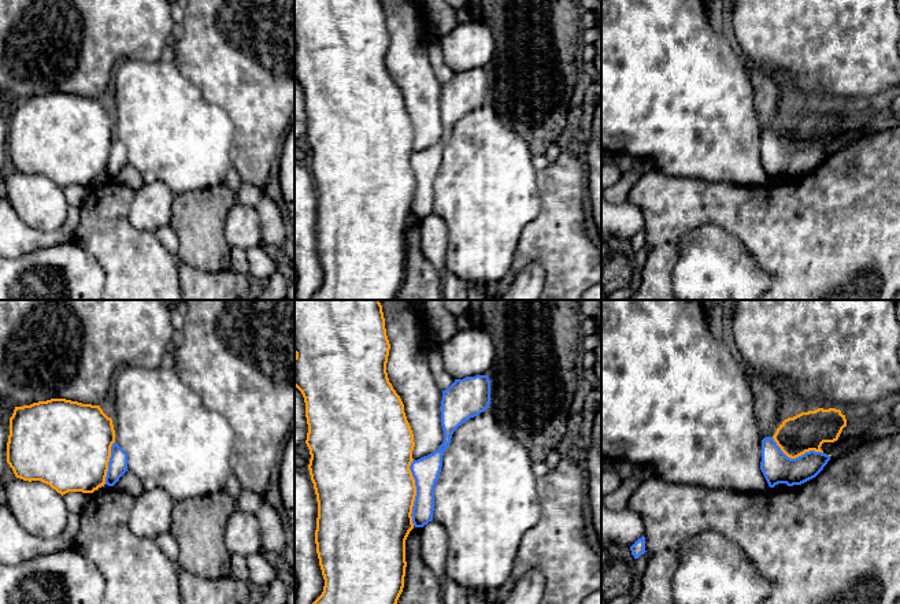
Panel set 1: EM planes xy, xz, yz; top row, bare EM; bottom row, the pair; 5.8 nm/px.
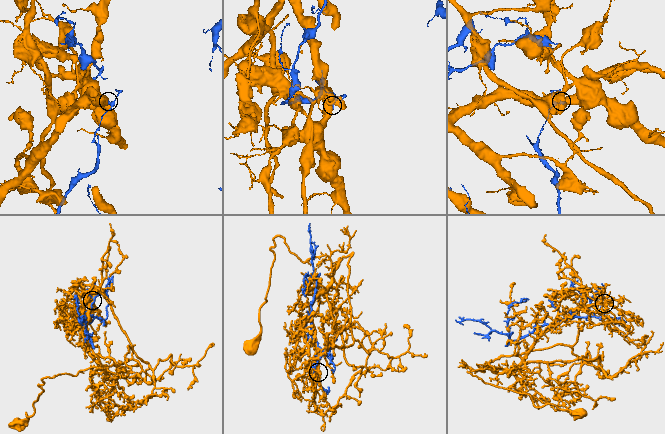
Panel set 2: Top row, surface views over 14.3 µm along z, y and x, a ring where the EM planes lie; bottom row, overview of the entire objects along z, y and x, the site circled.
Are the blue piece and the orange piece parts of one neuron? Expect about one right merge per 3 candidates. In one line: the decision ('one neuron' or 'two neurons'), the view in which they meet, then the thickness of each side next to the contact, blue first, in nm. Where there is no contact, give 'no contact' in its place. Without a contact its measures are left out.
two neurons; contact in xz; calibres 160 and 480 nm

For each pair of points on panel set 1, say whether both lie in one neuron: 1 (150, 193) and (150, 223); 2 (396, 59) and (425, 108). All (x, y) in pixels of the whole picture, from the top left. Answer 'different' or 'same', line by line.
1: same
2: same

